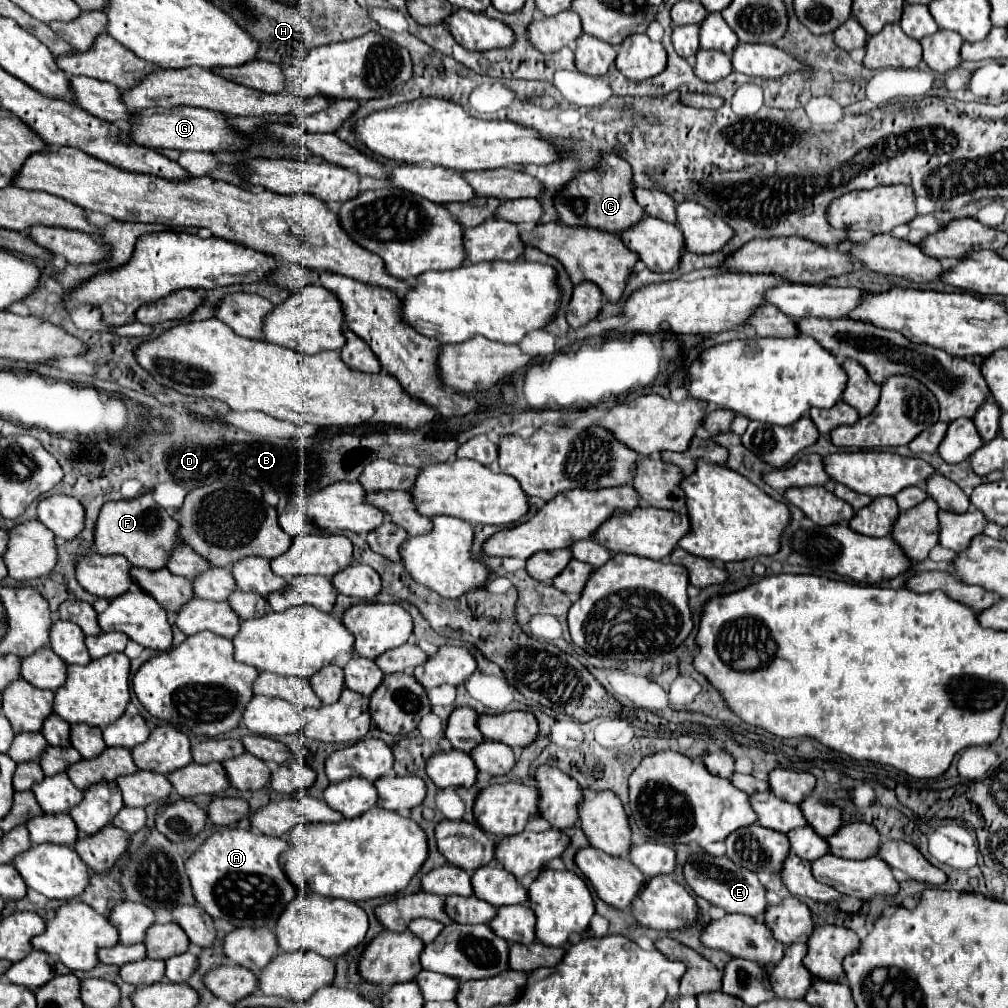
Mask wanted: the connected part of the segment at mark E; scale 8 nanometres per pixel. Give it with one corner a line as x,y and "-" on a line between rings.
708,853
692,855
690,861
684,863
684,879
698,897
722,907
726,913
746,913
750,917
758,917
766,909
766,889
758,881
756,873
738,867
728,857
714,857

